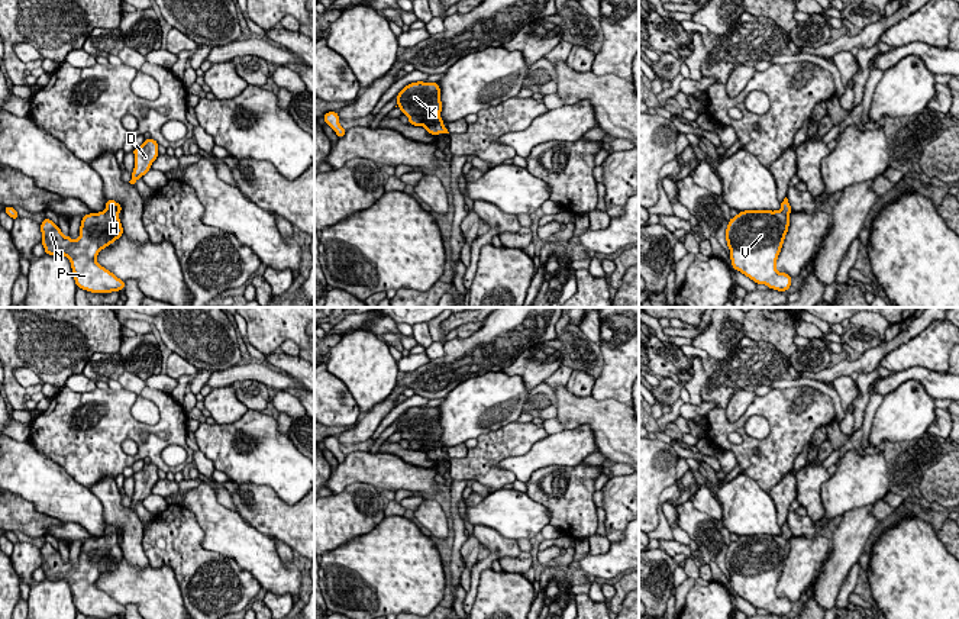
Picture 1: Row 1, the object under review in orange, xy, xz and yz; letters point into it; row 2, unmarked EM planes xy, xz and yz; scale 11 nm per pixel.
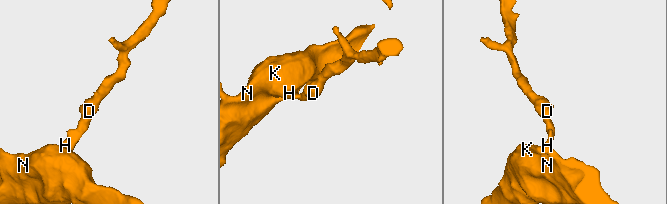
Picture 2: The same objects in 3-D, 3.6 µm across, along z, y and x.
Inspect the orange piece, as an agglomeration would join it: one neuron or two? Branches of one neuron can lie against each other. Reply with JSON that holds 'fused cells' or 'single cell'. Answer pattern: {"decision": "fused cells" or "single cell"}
{"decision": "single cell"}

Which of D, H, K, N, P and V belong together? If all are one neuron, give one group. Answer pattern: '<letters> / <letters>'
D H K N P V

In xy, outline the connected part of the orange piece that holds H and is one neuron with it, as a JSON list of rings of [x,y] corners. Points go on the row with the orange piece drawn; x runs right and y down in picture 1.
[[[107,200],[104,212],[84,215],[77,241],[72,241],[70,235],[65,236],[51,219],[42,220],[41,242],[45,254],[65,255],[70,259],[77,287],[91,293],[112,293],[125,288],[126,281],[96,261],[101,249],[125,233],[119,219],[120,212],[122,204]]]

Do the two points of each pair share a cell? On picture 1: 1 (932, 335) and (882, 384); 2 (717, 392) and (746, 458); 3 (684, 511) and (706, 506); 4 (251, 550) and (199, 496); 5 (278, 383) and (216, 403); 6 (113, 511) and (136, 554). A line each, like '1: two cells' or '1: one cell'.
1: two cells
2: two cells
3: two cells
4: one cell
5: two cells
6: one cell

